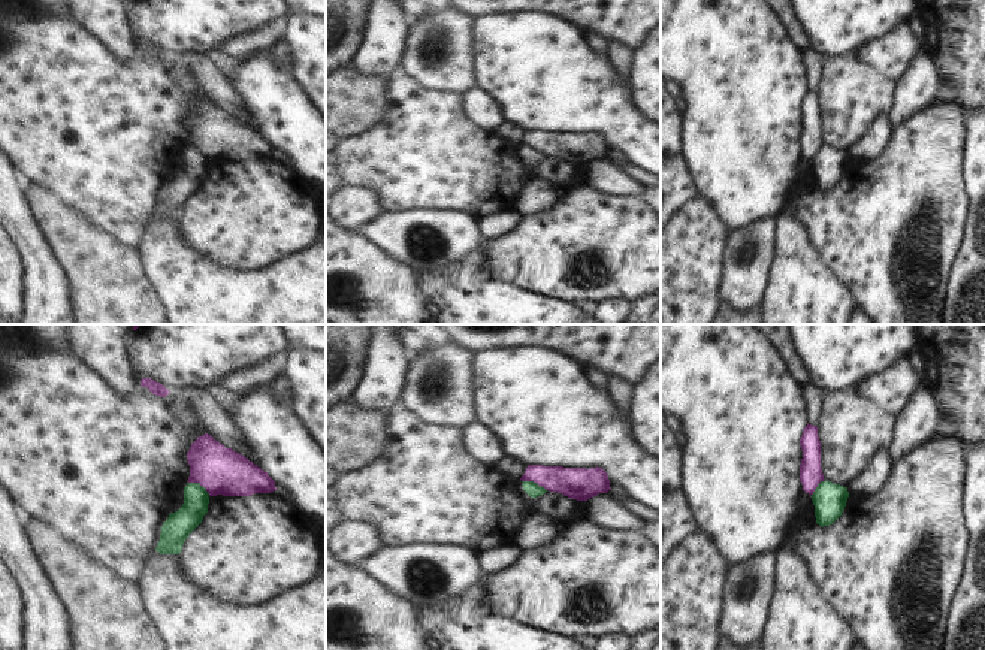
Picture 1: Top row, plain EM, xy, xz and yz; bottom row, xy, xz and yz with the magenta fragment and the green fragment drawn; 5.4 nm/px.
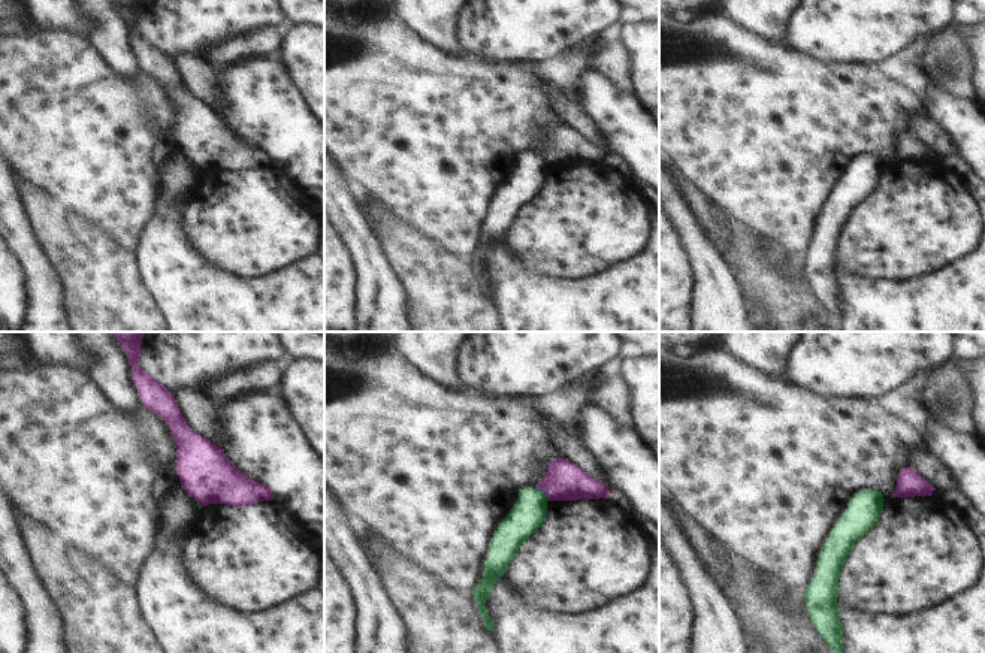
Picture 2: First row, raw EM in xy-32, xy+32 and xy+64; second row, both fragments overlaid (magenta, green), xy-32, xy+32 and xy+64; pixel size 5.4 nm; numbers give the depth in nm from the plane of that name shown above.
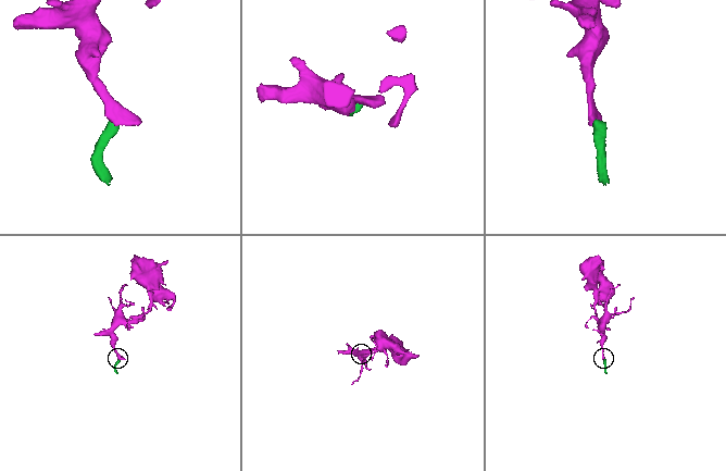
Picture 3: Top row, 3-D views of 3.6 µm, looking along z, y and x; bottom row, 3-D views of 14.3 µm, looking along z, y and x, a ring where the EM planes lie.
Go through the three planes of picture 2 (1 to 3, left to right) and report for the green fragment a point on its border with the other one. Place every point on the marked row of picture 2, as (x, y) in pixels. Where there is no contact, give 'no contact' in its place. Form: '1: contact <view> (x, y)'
1: contact xy-32 (201, 504)
2: contact xy+32 (543, 490)
3: no contact

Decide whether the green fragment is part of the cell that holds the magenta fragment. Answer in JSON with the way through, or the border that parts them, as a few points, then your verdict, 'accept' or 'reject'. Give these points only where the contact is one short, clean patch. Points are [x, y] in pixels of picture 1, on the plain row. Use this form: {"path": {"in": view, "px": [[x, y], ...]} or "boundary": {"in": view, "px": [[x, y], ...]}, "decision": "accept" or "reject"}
{"boundary": {"in": "xz", "px": [[522, 145], [531, 145], [546, 156]]}, "decision": "reject"}

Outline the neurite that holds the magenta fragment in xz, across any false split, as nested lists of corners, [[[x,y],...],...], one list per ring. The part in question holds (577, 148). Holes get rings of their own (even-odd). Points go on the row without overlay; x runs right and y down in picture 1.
[[[528,130],[520,145],[534,146],[546,155],[558,157],[577,166],[587,166],[611,154],[607,137],[598,131],[586,134]]]

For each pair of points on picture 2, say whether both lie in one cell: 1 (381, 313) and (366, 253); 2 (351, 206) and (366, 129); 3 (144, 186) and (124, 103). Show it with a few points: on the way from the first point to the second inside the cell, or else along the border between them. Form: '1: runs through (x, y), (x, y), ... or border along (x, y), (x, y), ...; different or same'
1: runs through (381, 298), (375, 268); same
2: border along (340, 163), (349, 180), (360, 192); different
3: runs through (130, 165), (130, 130), (124, 124); same

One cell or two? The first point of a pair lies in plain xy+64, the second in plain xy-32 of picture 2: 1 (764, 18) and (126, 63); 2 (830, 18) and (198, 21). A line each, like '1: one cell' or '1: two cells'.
1: one cell
2: one cell

